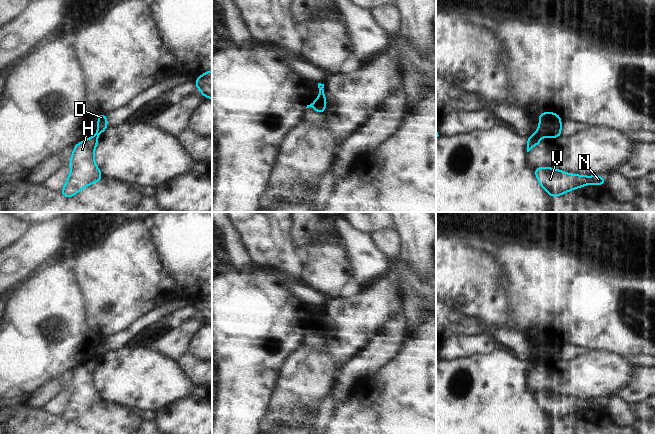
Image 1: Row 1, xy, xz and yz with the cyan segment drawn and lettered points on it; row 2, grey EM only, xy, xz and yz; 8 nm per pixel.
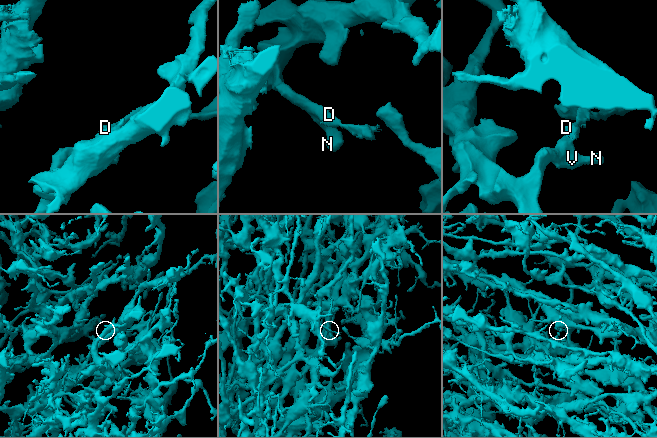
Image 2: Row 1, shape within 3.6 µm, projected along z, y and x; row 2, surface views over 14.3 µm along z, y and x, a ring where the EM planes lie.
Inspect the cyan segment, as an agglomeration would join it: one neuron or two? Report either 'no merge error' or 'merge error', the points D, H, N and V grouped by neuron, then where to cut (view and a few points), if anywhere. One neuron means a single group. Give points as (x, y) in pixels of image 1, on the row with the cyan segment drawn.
merge error | D / H N V | yz (535, 133), (541, 136)

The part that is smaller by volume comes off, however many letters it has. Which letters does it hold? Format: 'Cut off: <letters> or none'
Cut off: D

